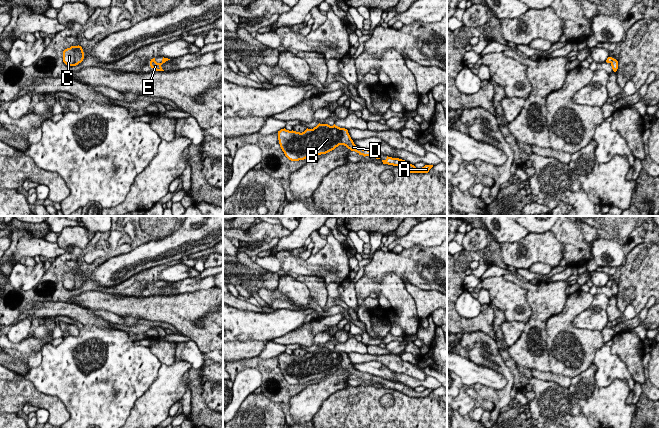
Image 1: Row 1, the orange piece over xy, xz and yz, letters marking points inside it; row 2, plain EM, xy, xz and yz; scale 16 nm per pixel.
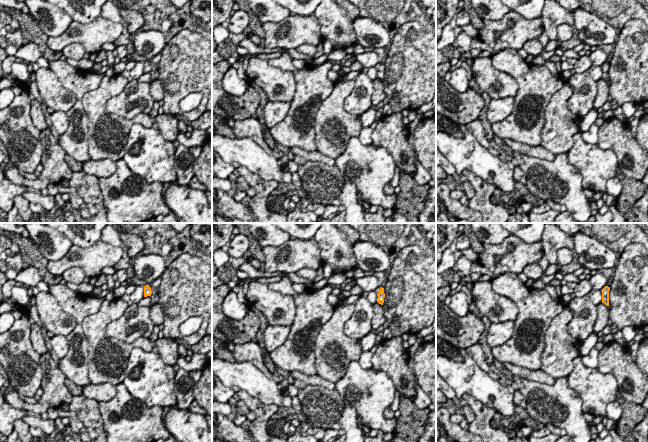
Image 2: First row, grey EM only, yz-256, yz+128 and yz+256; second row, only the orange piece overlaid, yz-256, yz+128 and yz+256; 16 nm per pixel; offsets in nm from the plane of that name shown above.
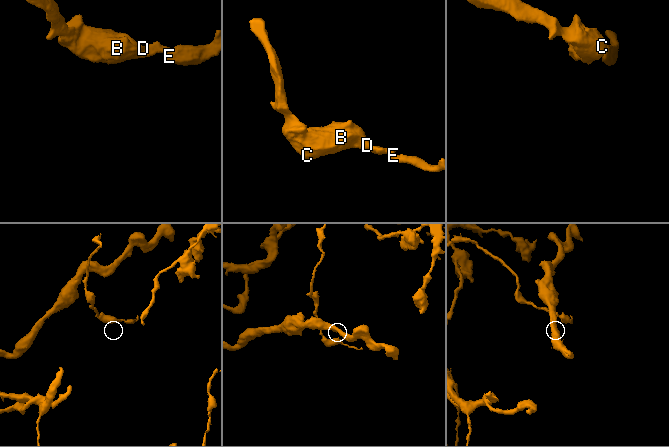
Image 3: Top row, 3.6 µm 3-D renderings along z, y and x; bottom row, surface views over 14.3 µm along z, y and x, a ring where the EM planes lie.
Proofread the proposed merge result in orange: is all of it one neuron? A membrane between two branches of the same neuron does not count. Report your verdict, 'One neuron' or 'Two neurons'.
One neuron

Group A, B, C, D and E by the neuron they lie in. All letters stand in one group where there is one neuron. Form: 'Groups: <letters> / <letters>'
Groups: A B C D E

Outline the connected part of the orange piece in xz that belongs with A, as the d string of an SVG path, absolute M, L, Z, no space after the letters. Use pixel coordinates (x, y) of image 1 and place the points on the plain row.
M388 381L385 384L382 384L383 388L398 390L403 394L406 394L410 397L428 397L429 394L433 391L433 389L425 389L422 392L416 392L414 389L408 387L405 384L399 382Z

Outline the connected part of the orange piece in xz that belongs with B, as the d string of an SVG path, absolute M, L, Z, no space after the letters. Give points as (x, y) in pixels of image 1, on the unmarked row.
M318 348L313 353L304 356L296 356L281 353L278 355L278 364L285 380L291 385L304 384L310 380L326 378L339 369L344 369L359 379L376 380L380 383L378 376L357 371L351 363L348 354L340 352L335 348Z

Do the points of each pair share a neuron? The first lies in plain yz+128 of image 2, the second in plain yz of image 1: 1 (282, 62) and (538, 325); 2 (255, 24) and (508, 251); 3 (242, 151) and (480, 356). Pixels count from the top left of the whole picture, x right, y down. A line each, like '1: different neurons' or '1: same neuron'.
1: same neuron
2: different neurons
3: different neurons

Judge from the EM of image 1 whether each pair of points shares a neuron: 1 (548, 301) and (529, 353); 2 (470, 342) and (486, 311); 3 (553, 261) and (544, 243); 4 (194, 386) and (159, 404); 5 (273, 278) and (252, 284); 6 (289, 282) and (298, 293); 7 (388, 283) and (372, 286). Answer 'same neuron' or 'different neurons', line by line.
1: same neuron
2: different neurons
3: same neuron
4: different neurons
5: same neuron
6: same neuron
7: same neuron

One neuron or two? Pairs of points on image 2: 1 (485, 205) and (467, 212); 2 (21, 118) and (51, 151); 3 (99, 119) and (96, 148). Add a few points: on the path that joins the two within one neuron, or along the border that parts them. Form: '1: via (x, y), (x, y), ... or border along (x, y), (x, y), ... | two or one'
1: border along (468, 205), (480, 212) | two
2: border along (41, 131), (42, 157), (40, 163) | two
3: via (99, 126), (99, 141) | one

